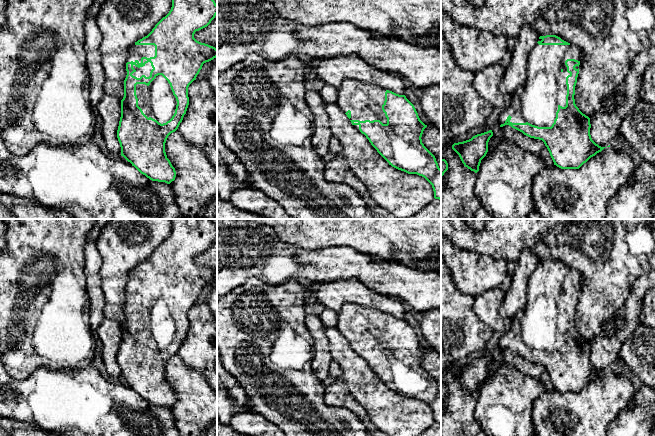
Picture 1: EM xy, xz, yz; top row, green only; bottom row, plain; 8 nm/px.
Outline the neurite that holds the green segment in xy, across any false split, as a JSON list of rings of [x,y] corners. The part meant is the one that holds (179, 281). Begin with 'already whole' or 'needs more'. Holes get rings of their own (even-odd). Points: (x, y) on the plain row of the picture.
needs more | [[[171,219],[172,231],[142,263],[129,272],[124,304],[124,321],[121,324],[121,341],[117,362],[121,380],[132,388],[141,398],[152,405],[170,408],[175,404],[176,395],[165,376],[168,360],[175,356],[186,338],[189,321],[188,311],[196,304],[204,287],[217,281],[217,273],[194,262],[196,255],[207,251],[217,239],[217,228],[211,219]]]

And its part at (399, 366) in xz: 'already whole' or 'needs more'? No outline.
needs more

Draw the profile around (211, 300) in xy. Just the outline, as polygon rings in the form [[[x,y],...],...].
[[[217,281],[210,285],[210,291],[207,294],[205,303],[217,319]]]

